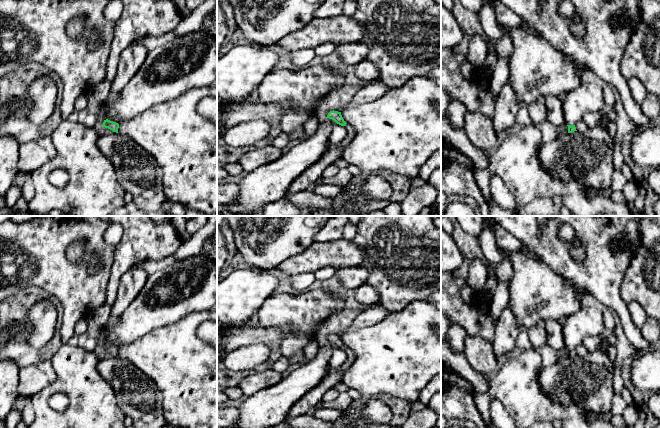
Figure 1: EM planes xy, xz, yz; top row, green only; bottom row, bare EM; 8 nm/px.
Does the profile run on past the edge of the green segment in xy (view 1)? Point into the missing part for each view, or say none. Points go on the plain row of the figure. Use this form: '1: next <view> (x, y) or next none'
1: next none

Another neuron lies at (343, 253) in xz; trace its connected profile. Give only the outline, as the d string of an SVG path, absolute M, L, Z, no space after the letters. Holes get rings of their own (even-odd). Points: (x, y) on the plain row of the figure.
M351 240L315 242L305 251L282 261L273 271L286 278L296 274L315 273L325 267L339 270L361 266L363 260L364 250Z

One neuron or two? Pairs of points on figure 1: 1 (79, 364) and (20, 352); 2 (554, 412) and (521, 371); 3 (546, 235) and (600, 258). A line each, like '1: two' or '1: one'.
1: two
2: one
3: one

